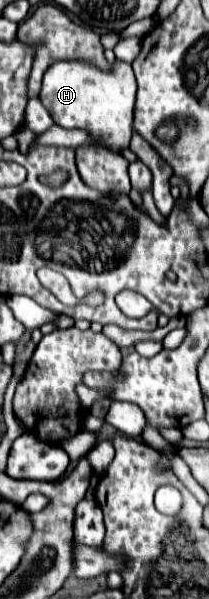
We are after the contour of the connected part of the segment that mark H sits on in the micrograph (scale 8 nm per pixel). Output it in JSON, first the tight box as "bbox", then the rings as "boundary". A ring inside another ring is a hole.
{"bbox":[40,61,136,151],"boundary":[[[58,61],[44,73],[40,101],[52,115],[56,125],[64,129],[88,129],[112,151],[128,147],[130,143],[136,79],[128,63],[116,61],[114,73],[102,73],[100,69],[90,69],[90,65],[82,61]]]}

